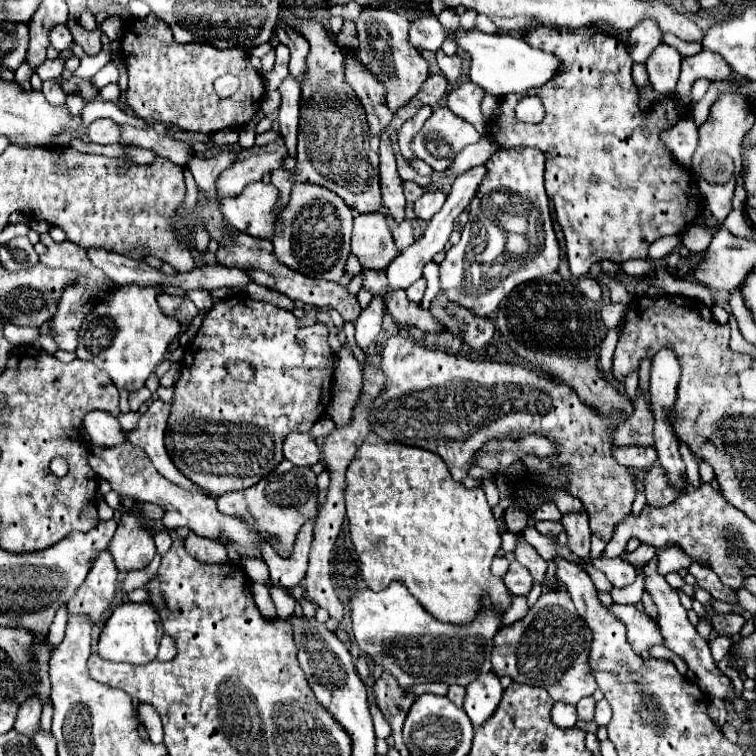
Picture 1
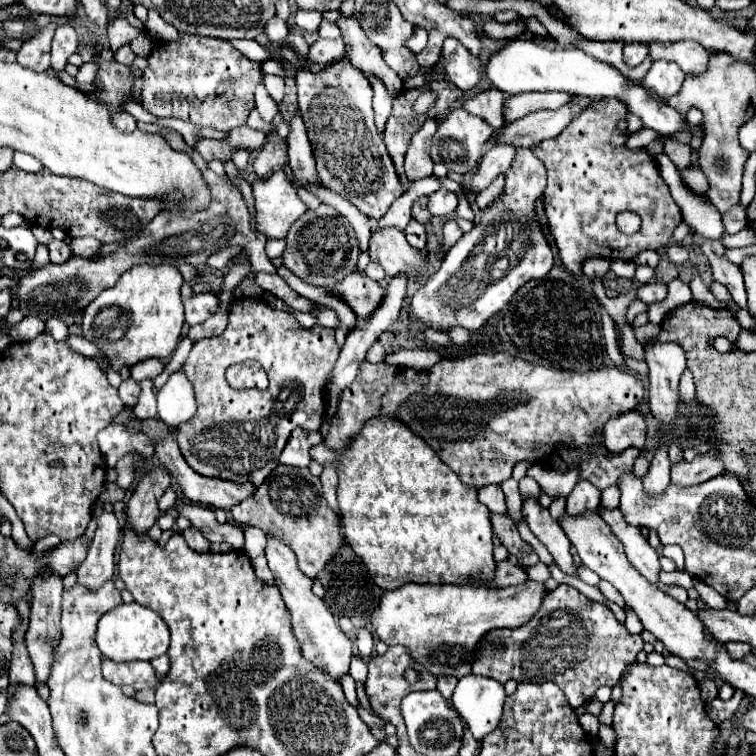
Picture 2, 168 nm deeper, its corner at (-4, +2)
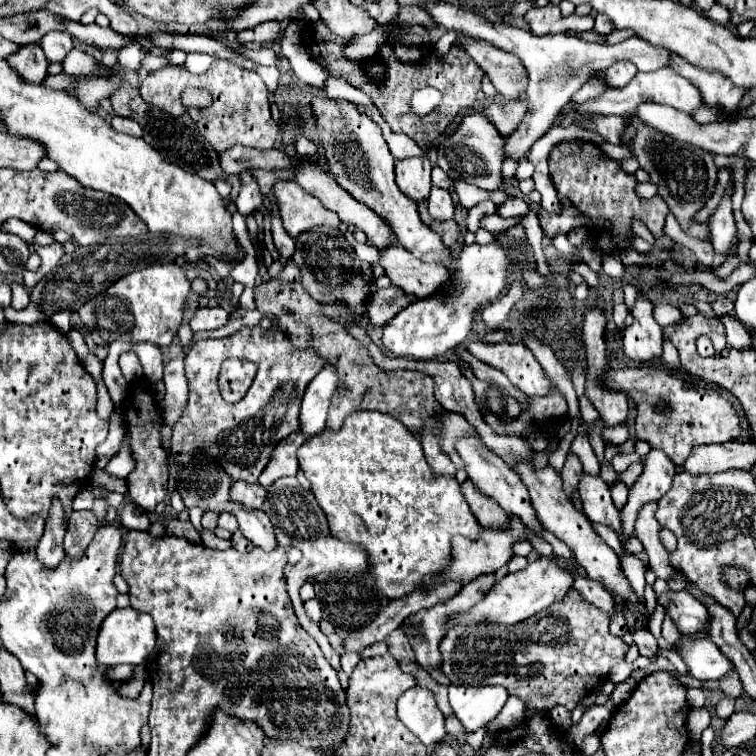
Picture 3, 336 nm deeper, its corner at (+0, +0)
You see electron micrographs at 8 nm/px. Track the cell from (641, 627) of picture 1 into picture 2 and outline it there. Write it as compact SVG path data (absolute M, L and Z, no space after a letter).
M560 585L548 595L548 601L544 601L544 605L540 607L540 613L532 621L528 621L528 625L522 625L516 629L492 629L486 637L480 639L478 645L480 647L474 653L474 663L472 663L474 675L492 677L500 683L506 683L508 679L514 679L516 683L554 681L556 685L560 685L560 689L564 689L568 703L576 709L584 705L588 699L592 699L600 685L614 687L622 671L630 663L634 663L638 651L644 647L644 641L642 637L630 635L626 627L616 621L608 605L590 601L570 585Z

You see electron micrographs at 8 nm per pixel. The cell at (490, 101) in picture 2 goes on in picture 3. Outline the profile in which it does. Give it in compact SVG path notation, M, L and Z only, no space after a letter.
M508 101L508 103L502 103L502 105L490 103L478 113L484 115L488 121L492 121L492 125L506 137L522 121L522 117L526 113L526 103L524 101Z

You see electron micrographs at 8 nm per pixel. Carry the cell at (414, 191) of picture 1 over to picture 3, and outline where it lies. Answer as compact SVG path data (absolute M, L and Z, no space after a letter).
M418 203L418 213L420 213L420 219L430 227L434 229L436 233L442 235L442 241L446 245L454 245L456 239L458 239L458 223L452 219L452 221L436 221L428 215L428 205L426 203Z

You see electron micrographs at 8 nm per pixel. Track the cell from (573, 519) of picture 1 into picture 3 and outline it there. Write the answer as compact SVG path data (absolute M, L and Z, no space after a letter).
M568 455L566 457L566 465L562 469L562 483L564 483L564 493L572 499L572 495L578 491L578 483L580 483L580 475L584 475L582 471L582 463L576 455Z

